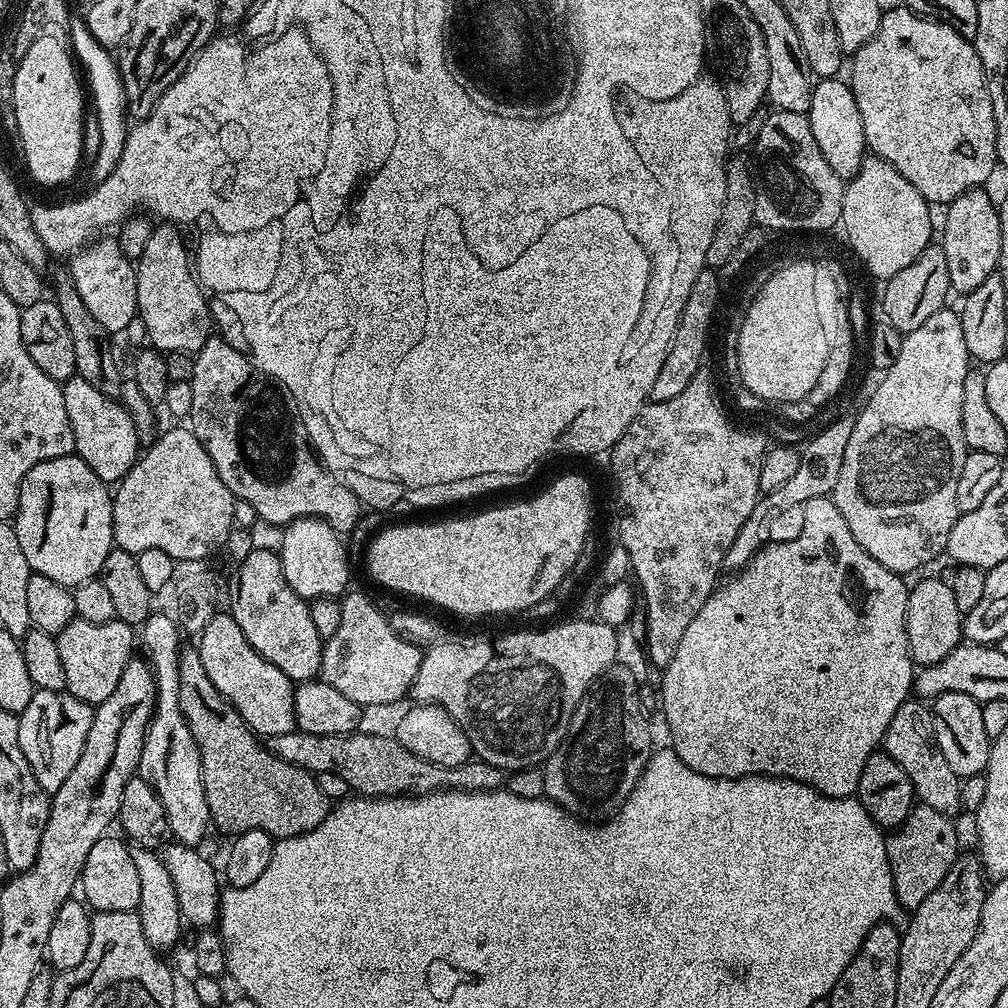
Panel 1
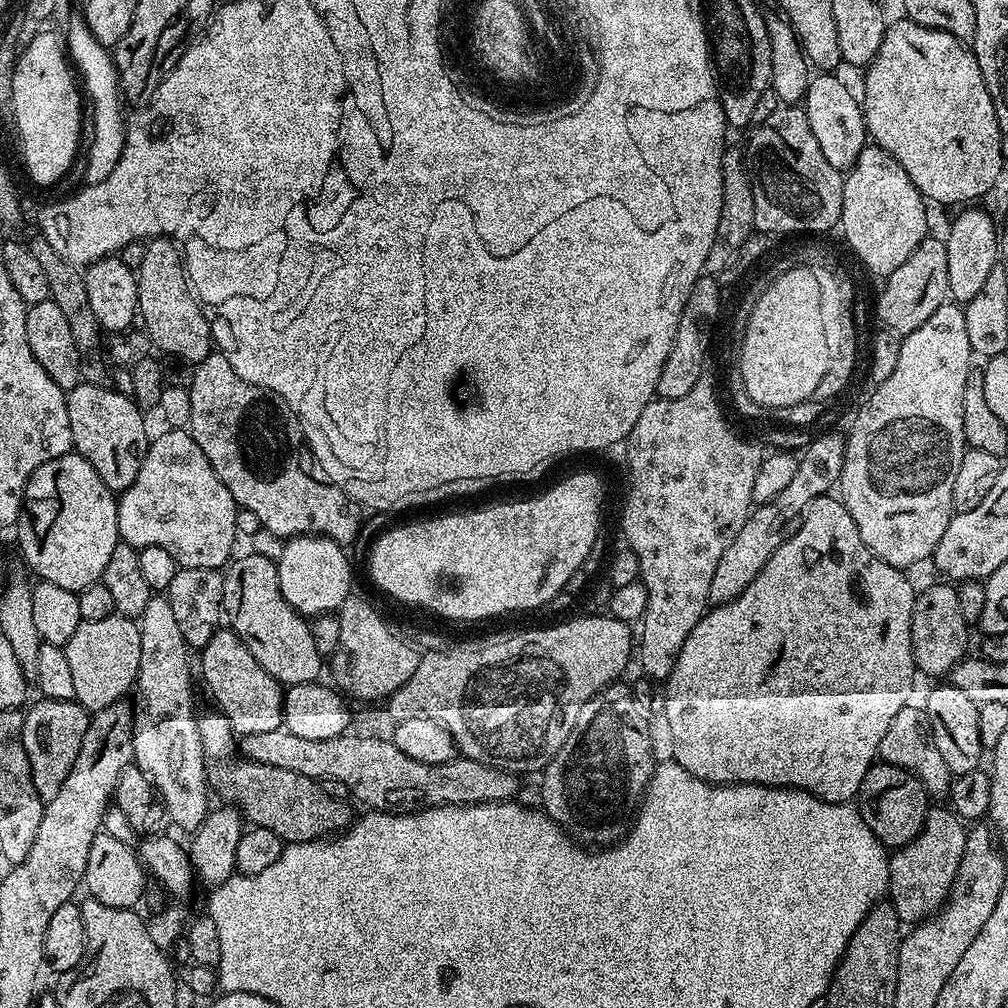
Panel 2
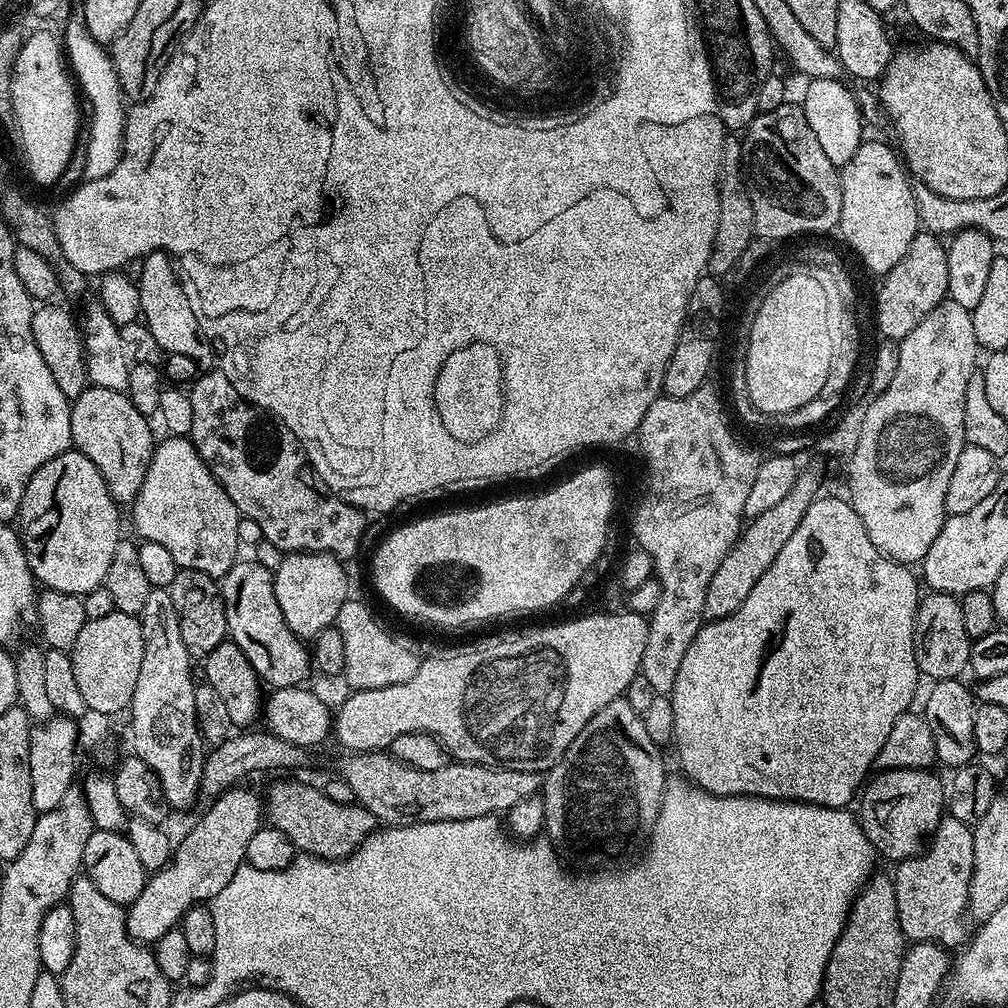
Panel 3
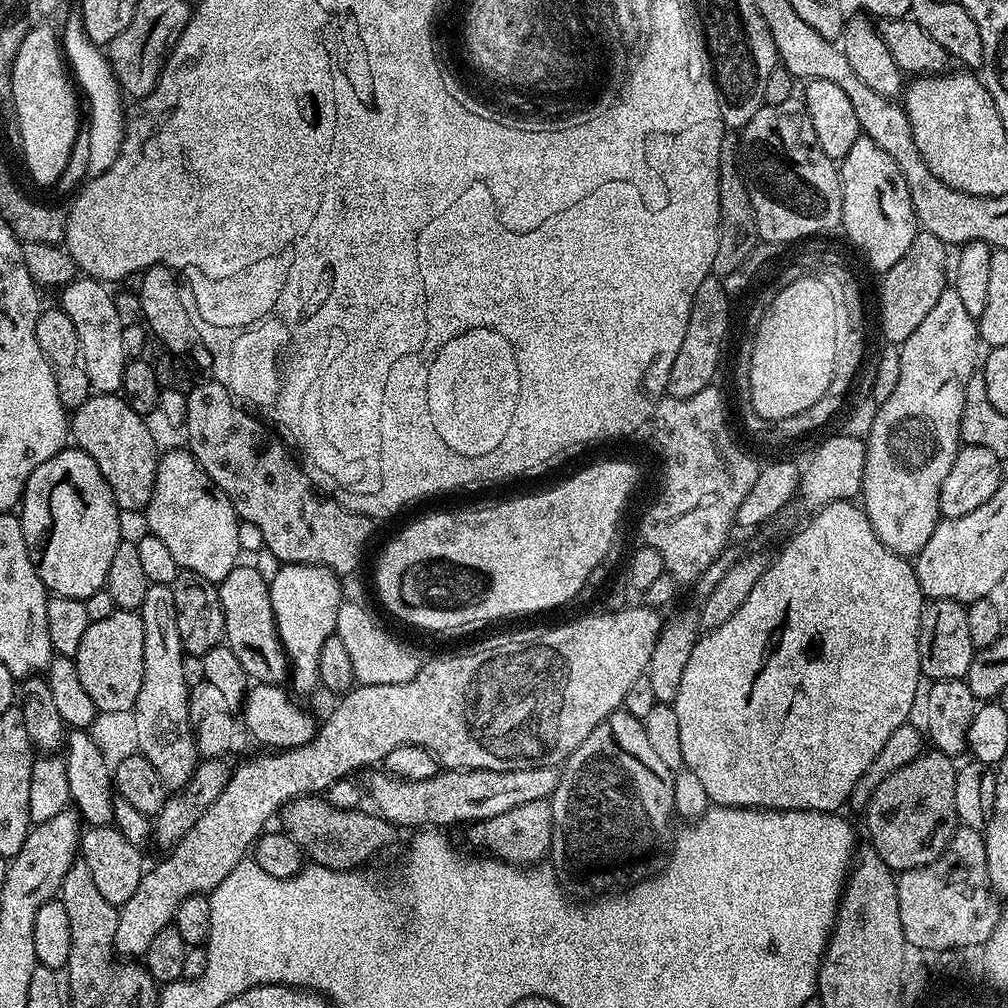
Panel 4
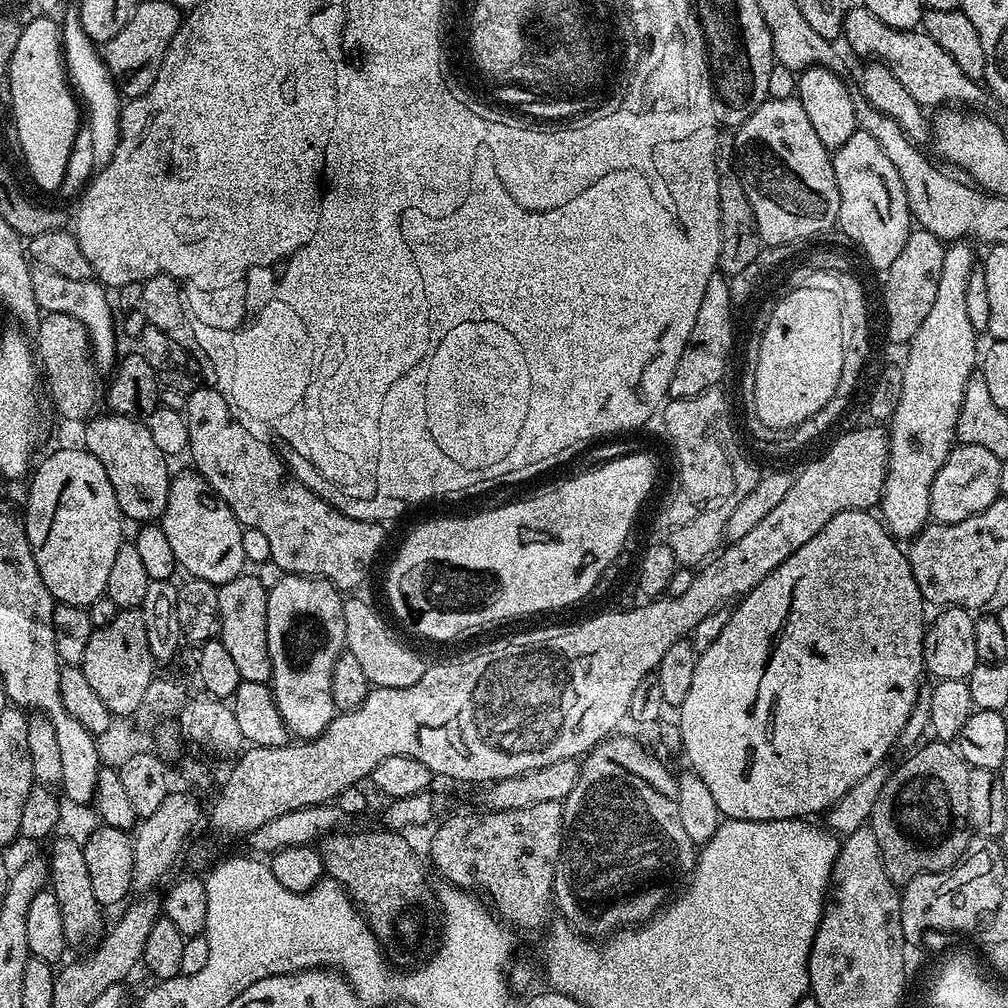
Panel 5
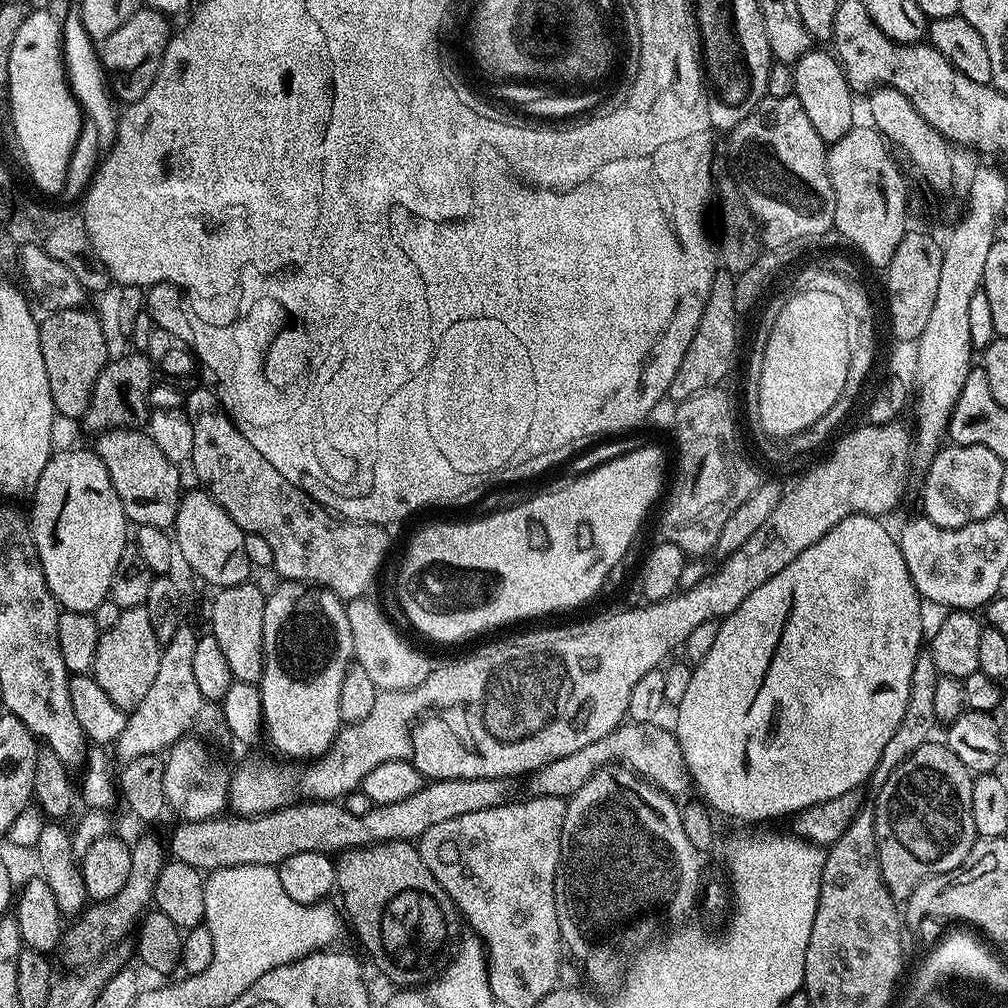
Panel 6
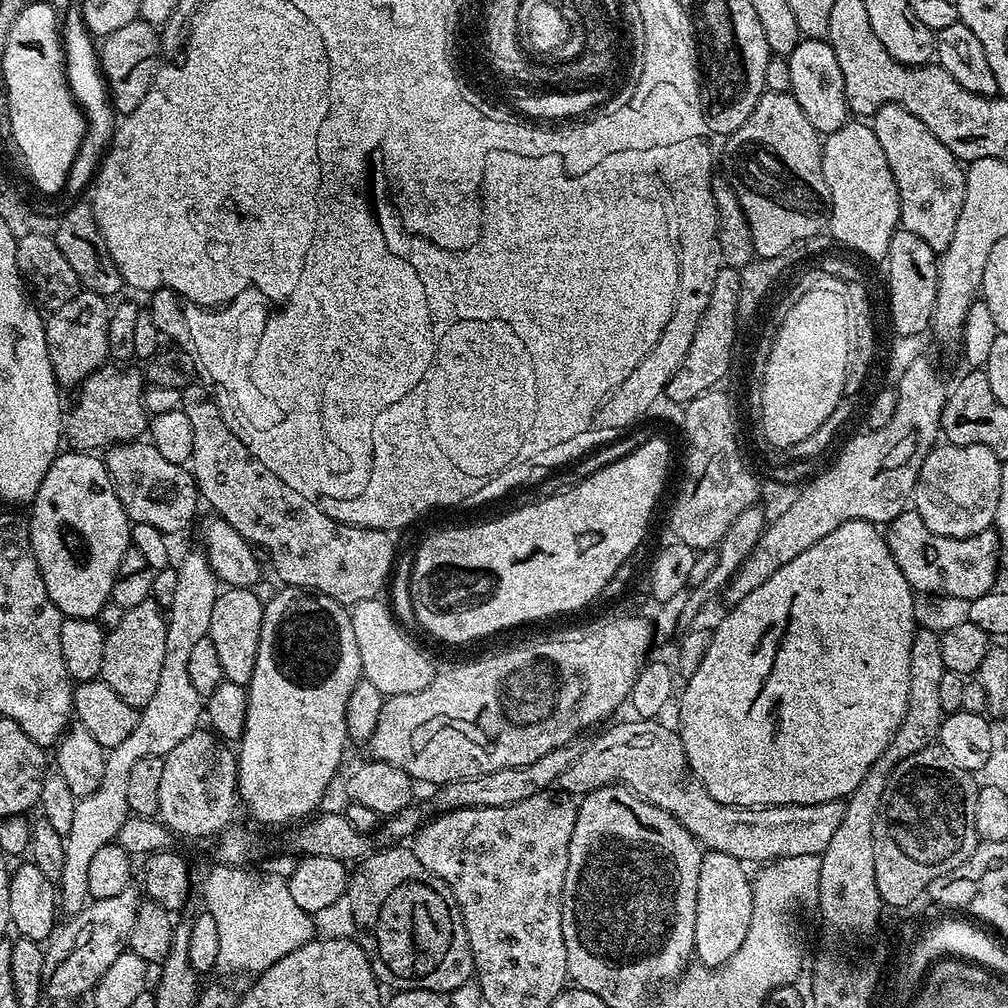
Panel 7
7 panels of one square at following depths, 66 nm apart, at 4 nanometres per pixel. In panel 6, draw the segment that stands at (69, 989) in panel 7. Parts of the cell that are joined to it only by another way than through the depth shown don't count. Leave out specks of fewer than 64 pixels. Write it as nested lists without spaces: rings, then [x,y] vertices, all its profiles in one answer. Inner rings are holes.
[[[140,836],[131,845],[130,874],[126,878],[126,886],[114,894],[114,898],[101,900],[85,907],[79,916],[75,917],[65,927],[60,938],[58,957],[65,964],[65,969],[79,970],[96,963],[108,955],[113,948],[121,943],[124,935],[131,933],[137,927],[138,921],[146,910],[153,907],[152,895],[154,882],[158,882],[158,874],[162,874],[162,866],[166,863],[166,848],[152,836]]]

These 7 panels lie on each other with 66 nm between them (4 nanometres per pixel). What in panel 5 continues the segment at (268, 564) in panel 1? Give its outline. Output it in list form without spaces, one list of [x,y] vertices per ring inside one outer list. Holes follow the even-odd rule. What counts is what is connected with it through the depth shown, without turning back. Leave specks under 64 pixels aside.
[[[241,574],[230,582],[219,585],[217,594],[217,614],[220,616],[220,631],[218,639],[226,646],[234,666],[238,666],[238,674],[241,680],[246,682],[258,682],[268,684],[272,678],[272,662],[268,653],[266,642],[266,606],[268,605],[268,589],[262,586],[262,582],[254,574]]]

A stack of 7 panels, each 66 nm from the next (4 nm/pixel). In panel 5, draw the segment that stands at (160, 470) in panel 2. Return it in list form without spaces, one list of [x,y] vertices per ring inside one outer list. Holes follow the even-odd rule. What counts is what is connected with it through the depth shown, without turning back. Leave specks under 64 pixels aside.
[[[195,470],[175,473],[172,476],[172,485],[166,498],[166,510],[158,521],[160,529],[166,534],[170,547],[174,549],[174,558],[181,569],[184,568],[189,577],[219,586],[230,582],[234,577],[241,575],[244,568],[244,535],[245,529],[240,519],[226,506],[226,502],[202,479]]]

